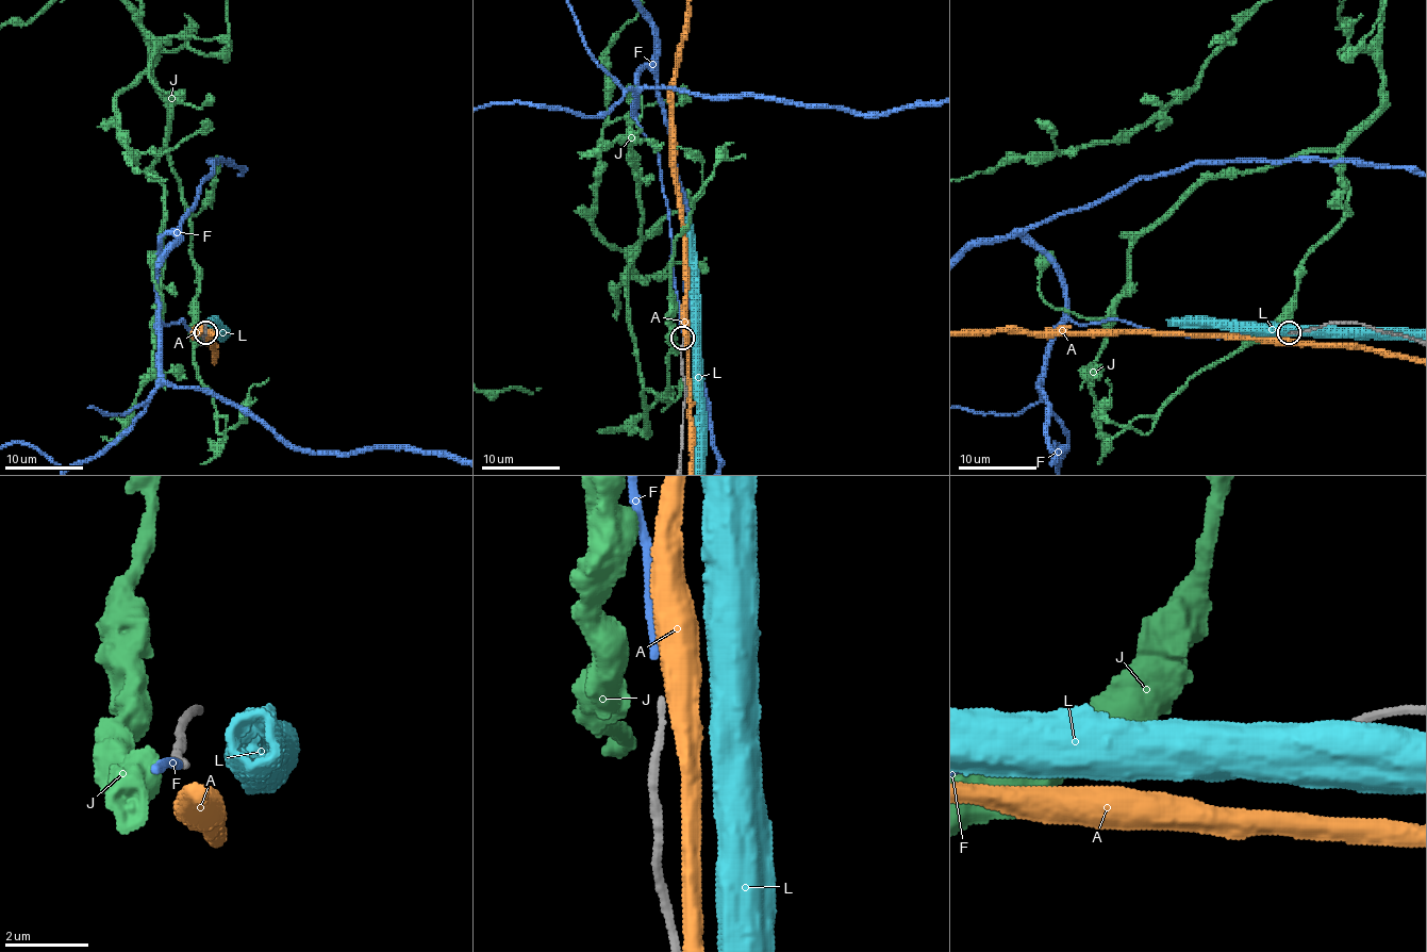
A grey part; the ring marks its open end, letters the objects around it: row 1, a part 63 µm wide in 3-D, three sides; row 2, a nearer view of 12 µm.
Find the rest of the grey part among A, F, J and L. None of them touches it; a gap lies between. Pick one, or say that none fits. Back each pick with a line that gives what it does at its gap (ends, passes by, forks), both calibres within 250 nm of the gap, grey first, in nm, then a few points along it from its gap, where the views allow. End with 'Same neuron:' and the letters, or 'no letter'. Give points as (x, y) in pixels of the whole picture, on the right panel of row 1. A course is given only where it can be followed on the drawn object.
F: it ends | 150/200 nm
Same neuron: F

